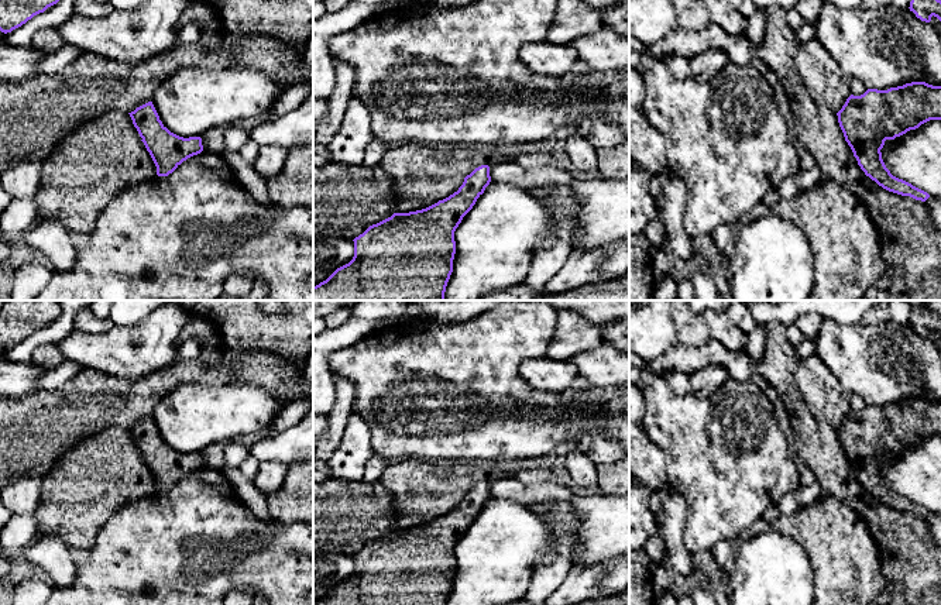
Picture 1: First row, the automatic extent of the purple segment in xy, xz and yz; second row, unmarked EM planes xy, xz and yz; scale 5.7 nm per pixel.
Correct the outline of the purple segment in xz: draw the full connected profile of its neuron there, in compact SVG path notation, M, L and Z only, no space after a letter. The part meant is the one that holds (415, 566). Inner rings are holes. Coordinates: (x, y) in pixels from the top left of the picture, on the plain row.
M481 481L449 513L422 526L394 529L370 542L353 556L353 575L313 605L446 605L456 570L454 547L490 498L490 482Z

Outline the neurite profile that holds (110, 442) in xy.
M110 427L76 443L41 478L41 499L34 512L38 537L58 536L66 547L86 549L124 503L152 496L157 482L128 429Z

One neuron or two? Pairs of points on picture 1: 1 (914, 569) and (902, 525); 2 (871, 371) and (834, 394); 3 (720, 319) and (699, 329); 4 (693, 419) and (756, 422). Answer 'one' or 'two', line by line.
1: one
2: two
3: two
4: one

